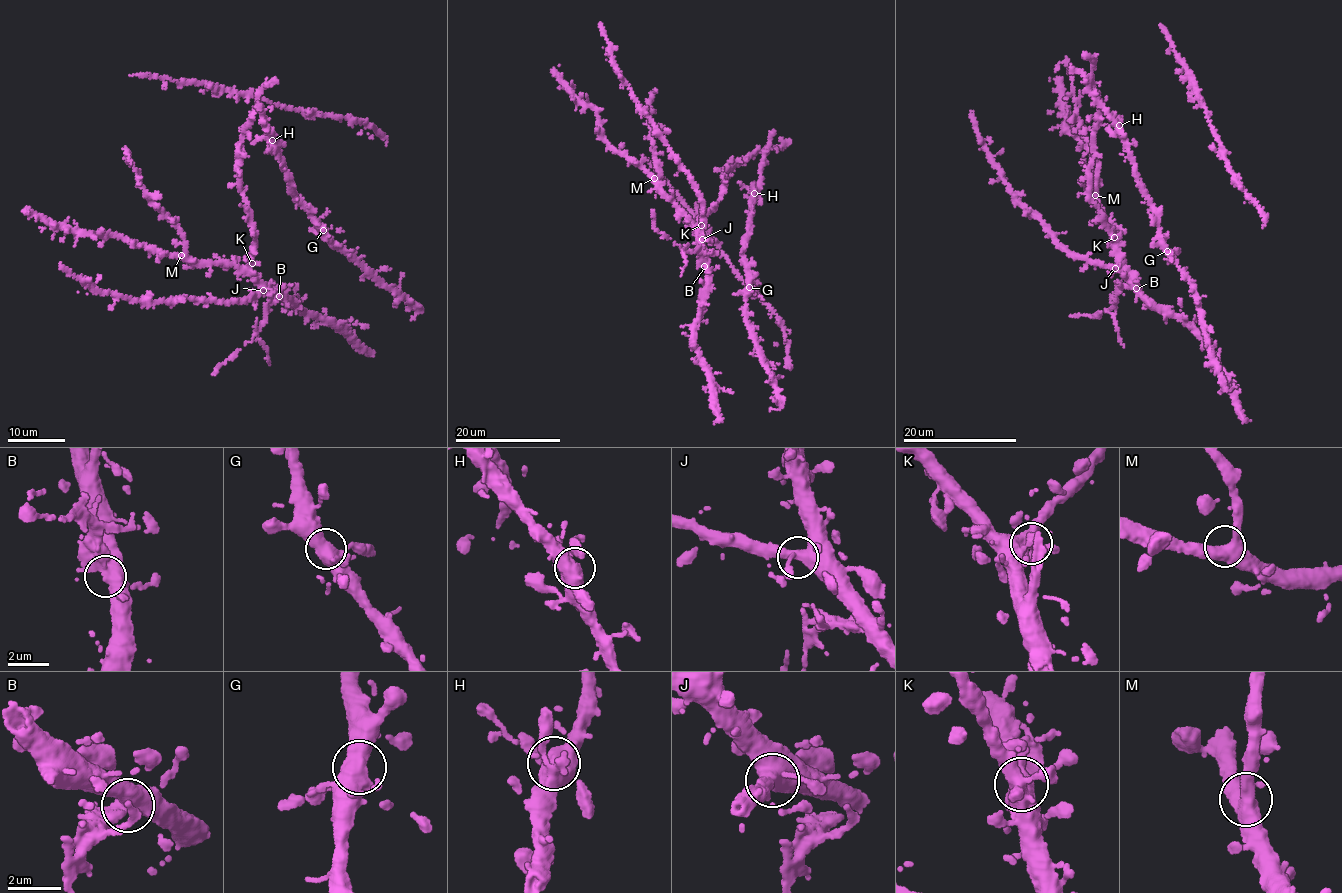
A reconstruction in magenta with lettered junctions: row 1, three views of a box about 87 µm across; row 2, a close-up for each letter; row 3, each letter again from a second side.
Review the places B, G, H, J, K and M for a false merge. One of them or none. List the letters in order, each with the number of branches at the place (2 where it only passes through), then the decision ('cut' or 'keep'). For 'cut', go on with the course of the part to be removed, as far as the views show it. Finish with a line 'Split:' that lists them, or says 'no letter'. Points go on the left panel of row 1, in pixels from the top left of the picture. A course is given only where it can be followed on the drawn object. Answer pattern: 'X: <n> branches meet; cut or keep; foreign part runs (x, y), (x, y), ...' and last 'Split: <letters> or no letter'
B: 3 branches meet; cut; foreign part runs (279, 296), (260, 330), (221, 364), (214, 374)
G: 3 branches meet; keep
H: 3 branches meet; keep
J: 3 branches meet; keep
K: 4 branches meet; keep
M: 3 branches meet; keep
Split: B

